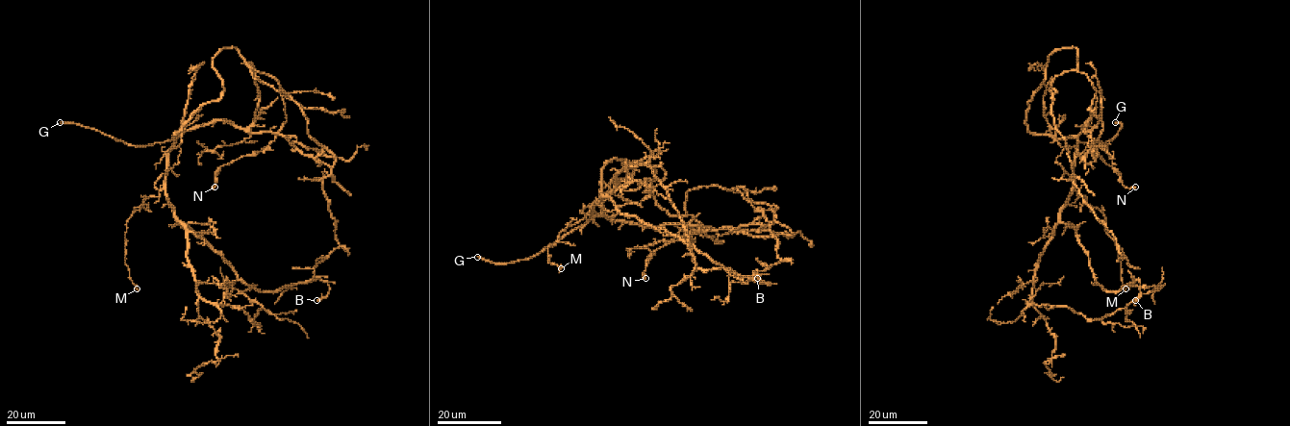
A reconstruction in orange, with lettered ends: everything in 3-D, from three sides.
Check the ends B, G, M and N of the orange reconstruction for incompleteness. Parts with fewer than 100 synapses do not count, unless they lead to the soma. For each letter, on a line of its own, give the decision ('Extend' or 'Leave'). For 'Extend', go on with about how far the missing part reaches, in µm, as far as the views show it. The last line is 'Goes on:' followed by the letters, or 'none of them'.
B: Leave
G: Extend. Missing length about 30 µm
M: Leave
N: Leave
Goes on: G

